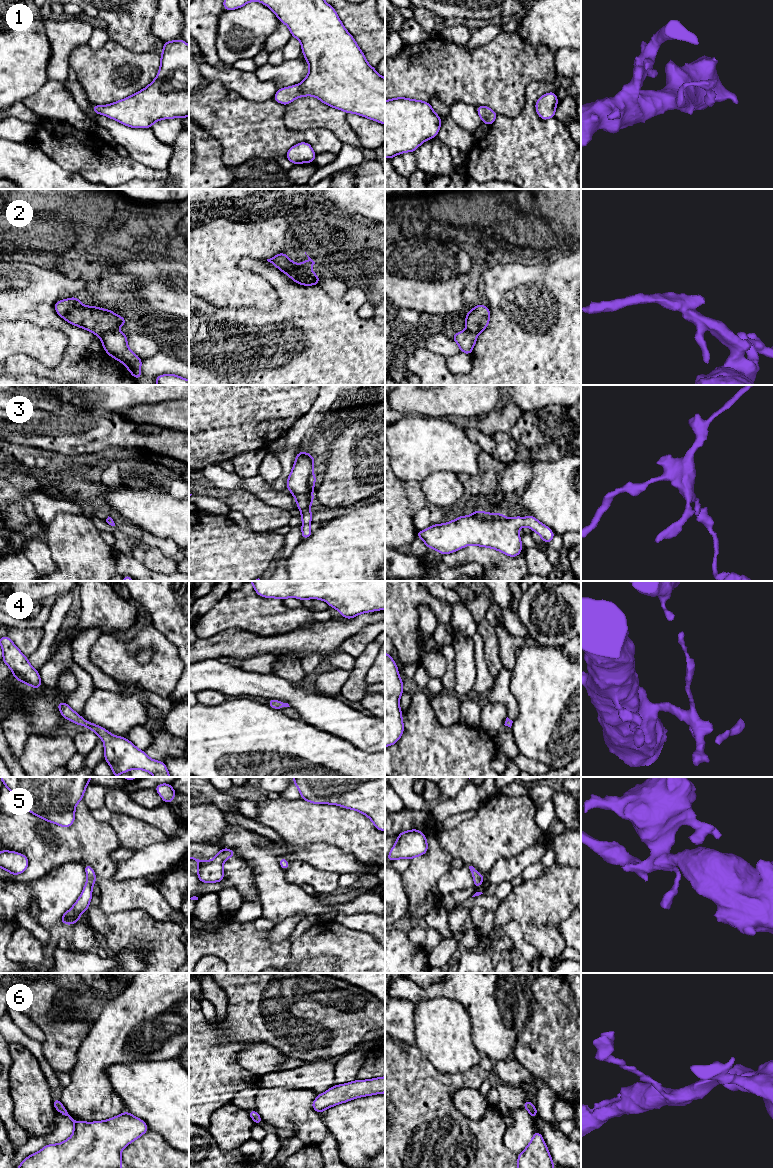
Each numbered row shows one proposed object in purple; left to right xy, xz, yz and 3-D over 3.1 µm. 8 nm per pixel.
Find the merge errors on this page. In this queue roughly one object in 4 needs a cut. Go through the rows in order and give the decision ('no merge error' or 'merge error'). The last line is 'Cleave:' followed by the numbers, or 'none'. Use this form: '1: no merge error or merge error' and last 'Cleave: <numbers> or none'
1: no merge error
2: merge error
3: no merge error
4: no merge error
5: no merge error
6: no merge error
Cleave: 2

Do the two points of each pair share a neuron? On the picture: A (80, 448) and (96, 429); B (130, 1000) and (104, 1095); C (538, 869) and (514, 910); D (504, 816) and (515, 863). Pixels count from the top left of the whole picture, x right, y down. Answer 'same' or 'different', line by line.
A: same
B: same
C: different
D: different

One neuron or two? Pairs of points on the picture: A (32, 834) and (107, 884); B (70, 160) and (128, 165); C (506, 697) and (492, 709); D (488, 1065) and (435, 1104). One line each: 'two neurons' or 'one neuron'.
A: one neuron
B: one neuron
C: two neurons
D: two neurons

